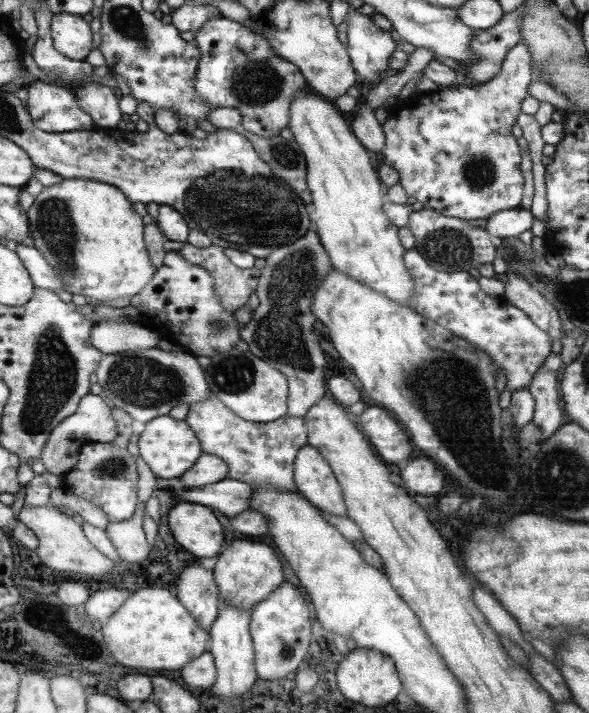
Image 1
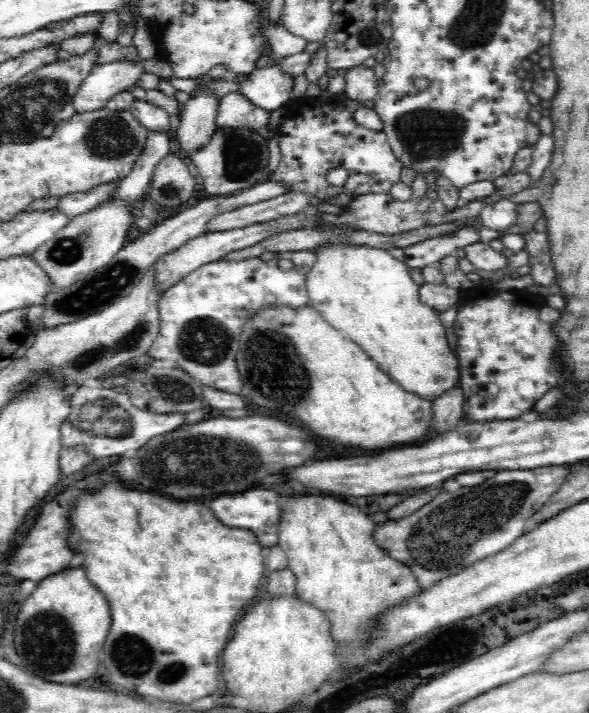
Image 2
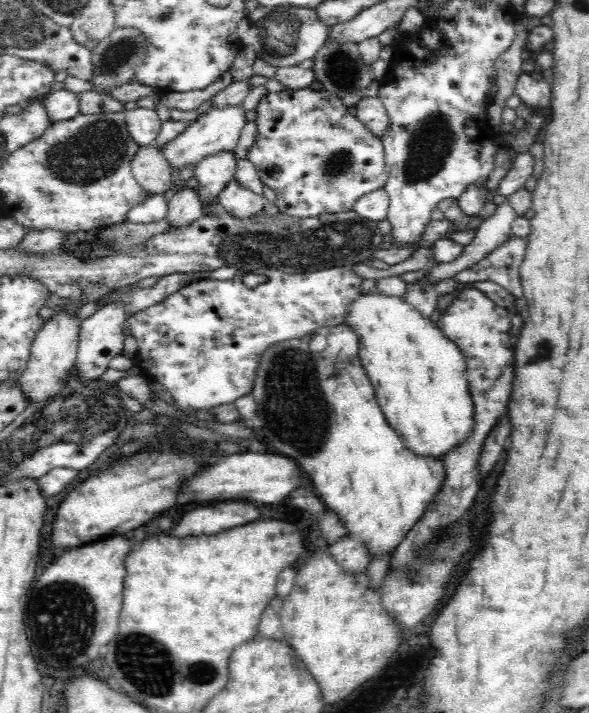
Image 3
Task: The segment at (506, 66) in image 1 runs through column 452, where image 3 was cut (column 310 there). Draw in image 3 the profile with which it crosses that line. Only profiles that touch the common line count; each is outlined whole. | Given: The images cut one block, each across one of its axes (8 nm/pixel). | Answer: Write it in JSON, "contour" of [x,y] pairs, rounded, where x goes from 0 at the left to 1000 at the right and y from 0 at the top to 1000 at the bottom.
{"contour":[[[537,121],[503,128],[480,123],[472,129],[455,128],[441,137],[431,156],[433,167],[428,170],[435,175],[435,181],[438,181],[438,188],[435,188],[431,202],[421,208],[418,223],[431,231],[431,237],[435,237],[435,243],[447,261],[465,269],[469,275],[467,288],[472,289],[475,299],[492,302],[494,304],[526,306],[550,299],[567,300],[598,296],[608,278],[613,278],[618,272],[635,269],[635,266],[650,264],[652,255],[655,255],[655,240],[649,199],[645,194],[638,192],[628,182],[620,180],[620,174],[615,173],[615,170],[594,160],[591,153],[581,147],[579,137],[572,133],[560,133],[557,129]]]}

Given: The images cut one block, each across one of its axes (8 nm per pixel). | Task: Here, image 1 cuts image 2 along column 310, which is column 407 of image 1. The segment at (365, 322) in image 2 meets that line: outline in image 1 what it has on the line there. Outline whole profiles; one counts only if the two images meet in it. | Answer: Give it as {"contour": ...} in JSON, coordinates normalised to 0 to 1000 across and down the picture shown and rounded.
{"contour":[[[516,126],[492,143],[492,170],[487,180],[494,184],[499,199],[511,209],[516,223],[523,227],[523,261],[530,283],[525,290],[523,306],[528,318],[542,330],[543,339],[559,355],[559,366],[569,380],[589,384],[593,390],[625,401],[662,418],[671,426],[691,428],[703,410],[703,390],[688,376],[688,345],[679,338],[677,320],[667,316],[652,295],[647,295],[647,258],[620,208],[603,196],[603,189],[593,185],[586,165],[576,154],[538,135],[533,128]]]}

